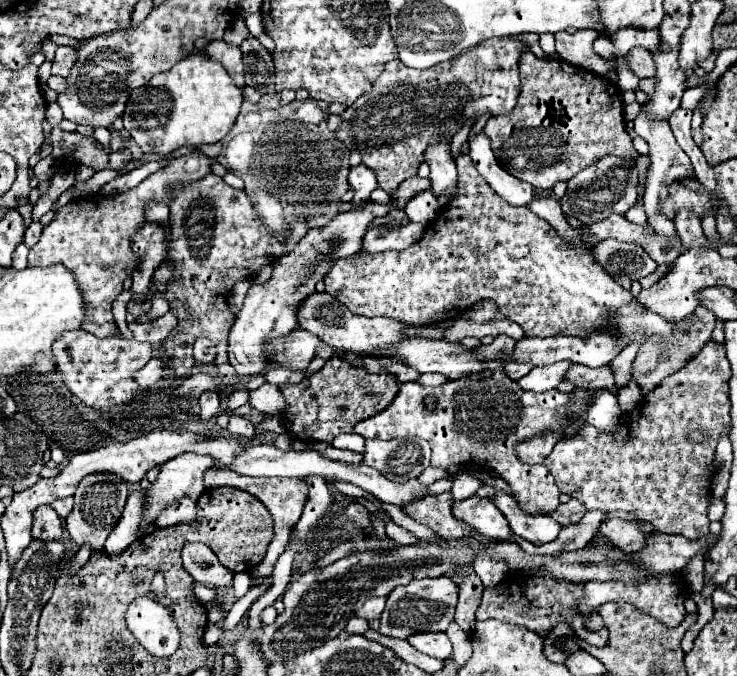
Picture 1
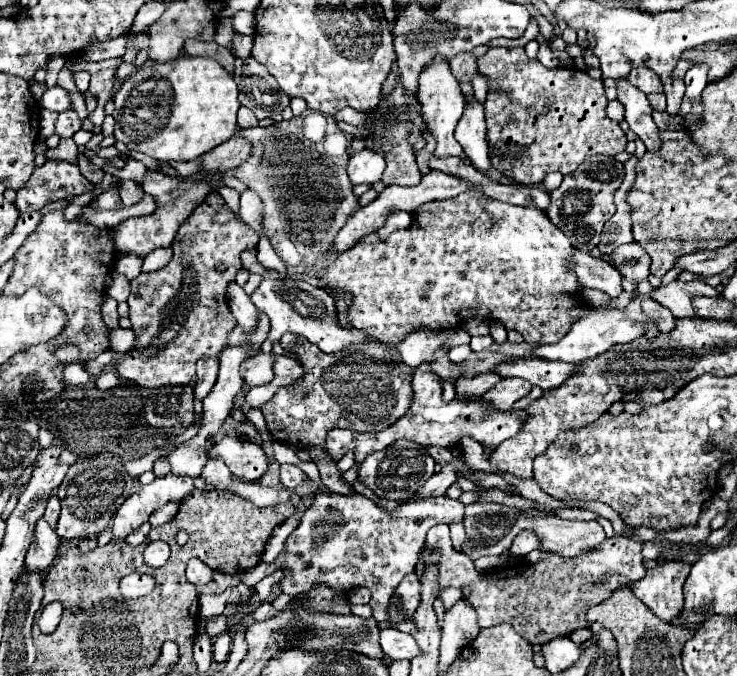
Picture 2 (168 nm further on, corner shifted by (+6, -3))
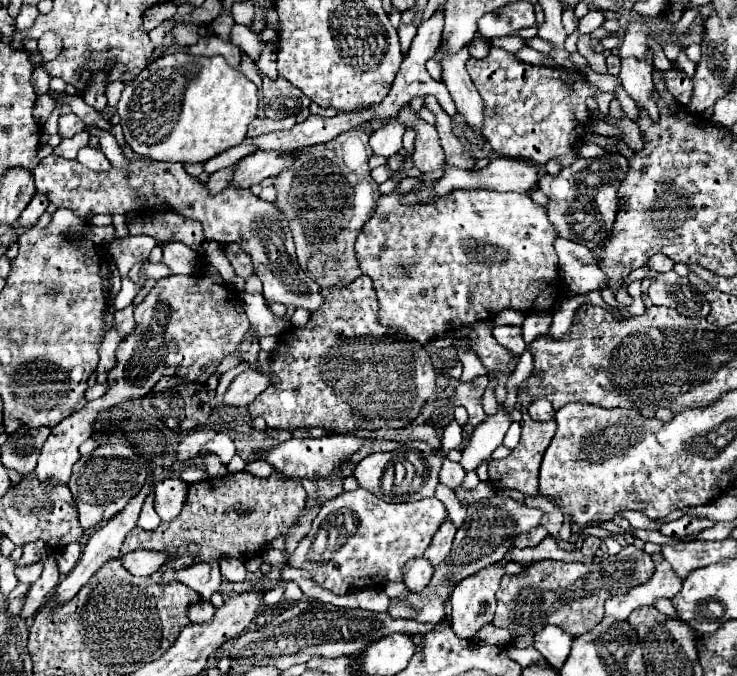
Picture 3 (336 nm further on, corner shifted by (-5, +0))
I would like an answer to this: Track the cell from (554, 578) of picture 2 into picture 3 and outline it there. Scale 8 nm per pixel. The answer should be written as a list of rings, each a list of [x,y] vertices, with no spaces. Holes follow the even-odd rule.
[[[626,545],[614,561],[602,563],[566,563],[566,561],[536,561],[518,575],[506,575],[496,593],[498,607],[492,625],[508,629],[514,637],[538,633],[544,625],[558,625],[570,637],[578,637],[602,621],[604,601],[610,595],[626,593],[636,585],[646,583],[654,573],[654,563],[648,553],[634,545]]]

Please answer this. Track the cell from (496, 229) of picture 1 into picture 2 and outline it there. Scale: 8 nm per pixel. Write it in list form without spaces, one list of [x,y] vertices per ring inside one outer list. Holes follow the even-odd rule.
[[[469,188],[467,192],[461,192],[455,198],[449,200],[441,200],[441,202],[429,202],[425,206],[421,206],[419,210],[415,210],[415,220],[407,230],[399,230],[393,232],[393,236],[389,236],[387,240],[379,240],[377,234],[369,234],[367,238],[361,238],[361,242],[357,242],[357,246],[353,246],[351,250],[347,250],[345,254],[339,254],[337,260],[333,262],[331,268],[327,268],[323,272],[323,276],[319,278],[319,282],[323,284],[325,290],[331,292],[343,292],[343,294],[351,294],[351,306],[347,310],[347,320],[363,330],[369,330],[373,336],[377,338],[401,338],[413,330],[407,328],[433,328],[433,330],[443,330],[443,328],[455,328],[459,326],[465,318],[473,318],[473,316],[481,316],[481,318],[489,318],[489,320],[497,320],[501,322],[505,328],[509,330],[517,330],[525,342],[529,344],[541,344],[541,342],[557,342],[557,338],[561,338],[561,334],[569,332],[569,326],[575,322],[575,318],[571,316],[573,308],[577,308],[575,298],[583,298],[583,288],[579,284],[577,274],[569,268],[569,260],[571,254],[575,250],[575,246],[569,242],[569,238],[557,230],[557,226],[553,226],[547,218],[545,212],[541,212],[539,208],[521,208],[521,206],[511,206],[493,198],[487,198],[483,192]]]

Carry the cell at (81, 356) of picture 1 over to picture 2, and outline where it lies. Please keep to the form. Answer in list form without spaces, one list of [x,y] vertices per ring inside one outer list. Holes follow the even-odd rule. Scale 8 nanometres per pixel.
[[[61,344],[55,348],[55,358],[59,362],[65,362],[65,364],[71,364],[71,362],[77,362],[77,364],[85,364],[85,360],[81,360],[81,354],[79,354],[79,348],[75,344]]]

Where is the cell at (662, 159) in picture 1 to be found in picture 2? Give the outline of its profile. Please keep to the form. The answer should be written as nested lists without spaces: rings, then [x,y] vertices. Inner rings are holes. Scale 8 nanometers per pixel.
[[[617,80],[619,96],[617,100],[625,106],[625,122],[629,128],[643,140],[647,146],[647,152],[661,150],[661,138],[659,128],[655,126],[651,118],[651,106],[647,102],[647,96],[629,84],[629,80]]]

